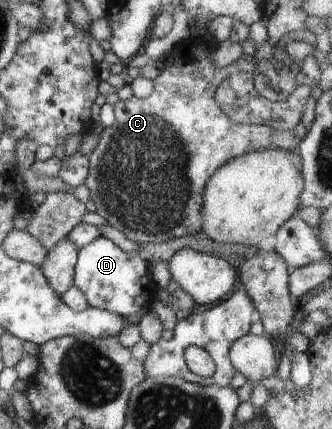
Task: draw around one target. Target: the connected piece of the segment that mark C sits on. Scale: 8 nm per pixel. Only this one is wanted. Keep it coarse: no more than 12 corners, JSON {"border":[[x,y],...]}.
{"border":[[190,37],[89,155],[96,212],[137,244],[198,234],[205,183],[295,129],[231,121],[215,42]]}

